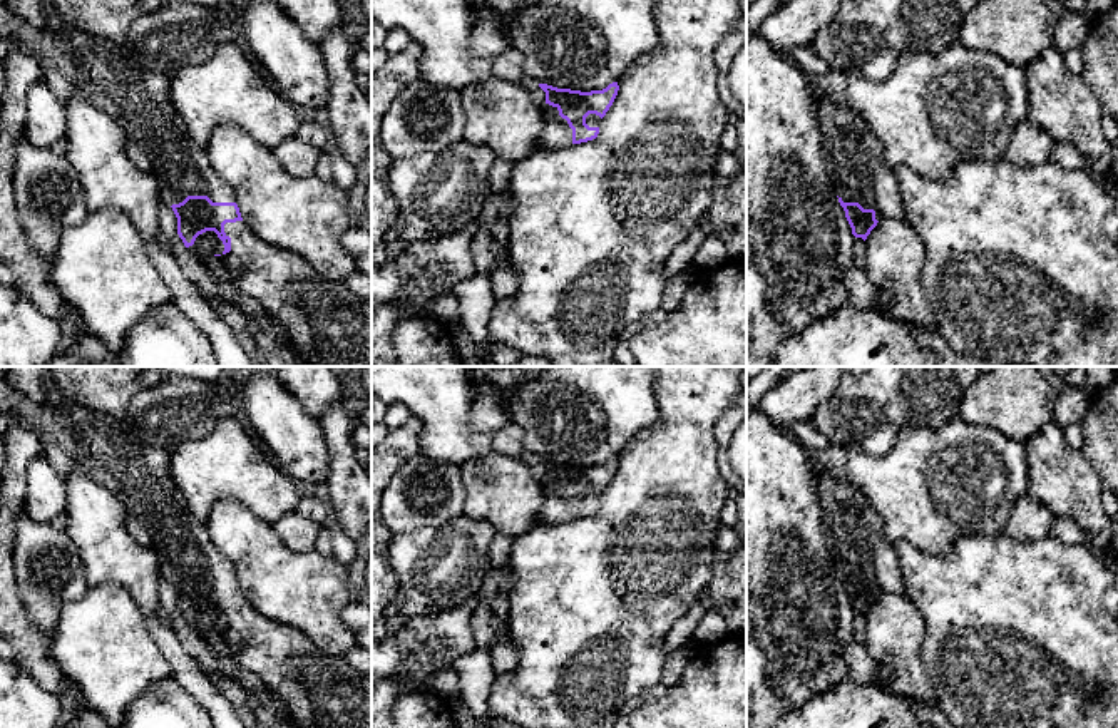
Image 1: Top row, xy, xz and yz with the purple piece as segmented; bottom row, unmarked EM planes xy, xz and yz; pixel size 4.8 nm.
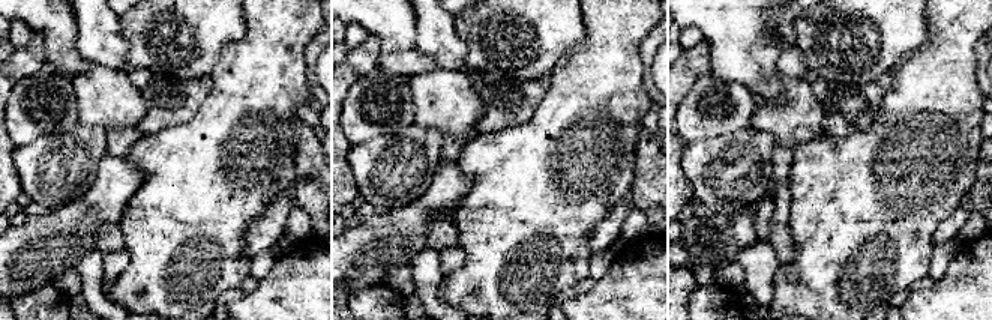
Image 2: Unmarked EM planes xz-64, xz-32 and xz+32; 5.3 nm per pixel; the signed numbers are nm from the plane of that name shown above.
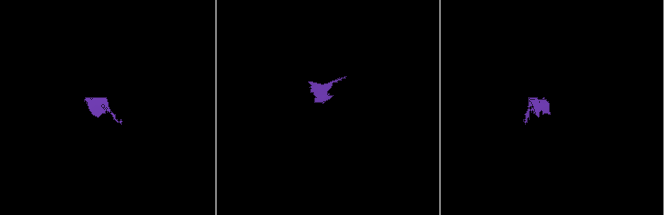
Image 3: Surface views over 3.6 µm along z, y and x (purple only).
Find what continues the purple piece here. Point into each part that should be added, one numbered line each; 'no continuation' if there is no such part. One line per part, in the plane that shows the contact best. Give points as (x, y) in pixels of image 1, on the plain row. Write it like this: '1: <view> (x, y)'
1: xy (74, 437)
2: xy (320, 690)

